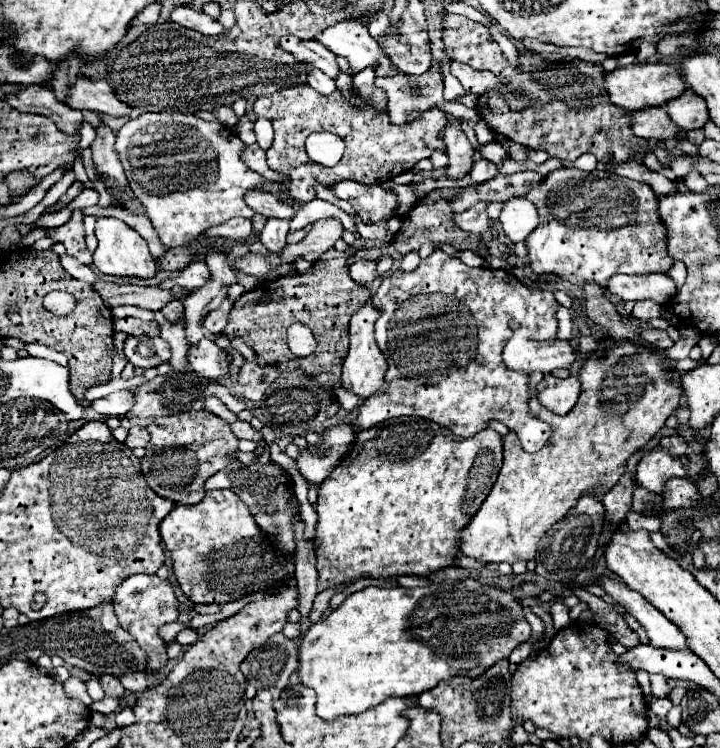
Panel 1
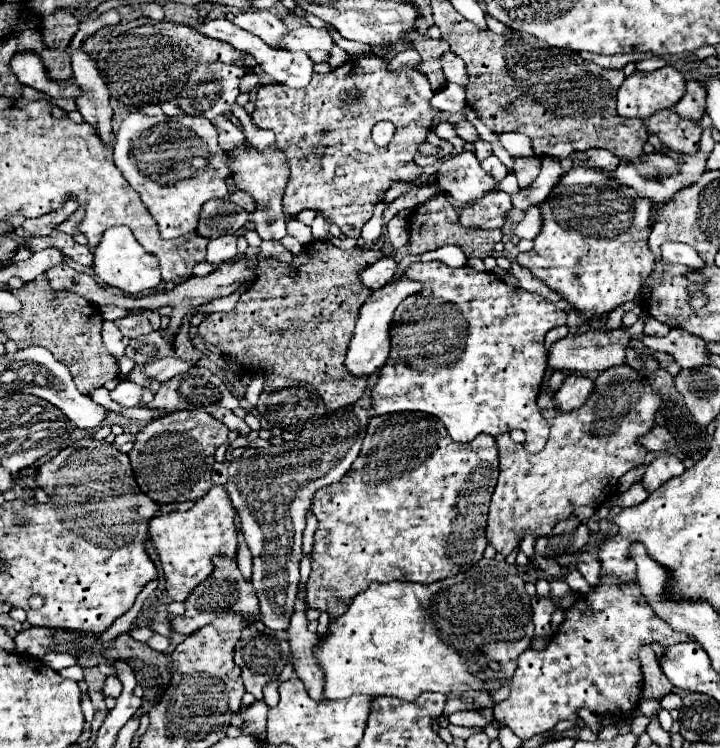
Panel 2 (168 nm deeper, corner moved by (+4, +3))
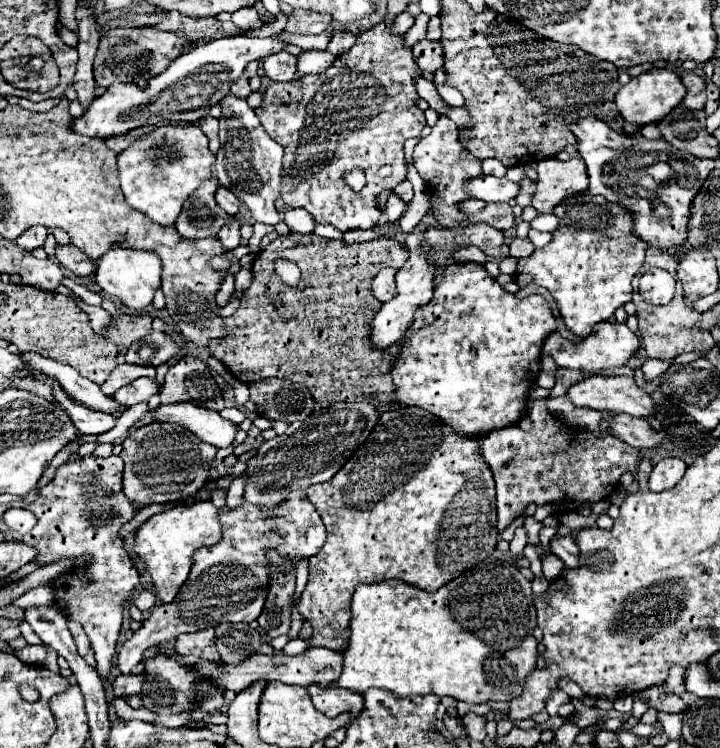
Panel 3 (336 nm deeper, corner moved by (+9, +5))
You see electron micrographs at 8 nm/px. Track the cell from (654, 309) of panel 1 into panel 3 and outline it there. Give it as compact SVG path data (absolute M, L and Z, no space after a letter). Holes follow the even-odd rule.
M608 320L598 322L594 326L594 330L580 342L566 340L557 331L547 338L545 352L554 358L554 362L560 368L574 368L574 370L582 370L582 372L600 372L600 370L624 366L628 362L628 358L632 354L636 354L636 350L640 348L640 338L626 324L616 324L616 322L608 322Z

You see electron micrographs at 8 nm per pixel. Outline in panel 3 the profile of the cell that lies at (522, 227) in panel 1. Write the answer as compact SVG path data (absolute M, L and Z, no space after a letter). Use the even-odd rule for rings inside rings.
M538 214L532 222L530 222L530 226L534 228L534 230L542 230L542 232L554 232L556 228L558 228L558 218L554 216L554 214Z

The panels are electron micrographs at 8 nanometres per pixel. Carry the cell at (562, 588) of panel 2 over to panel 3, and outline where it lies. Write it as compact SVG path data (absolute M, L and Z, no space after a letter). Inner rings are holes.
M554 554L542 556L542 570L544 570L544 578L548 582L554 582L560 576L562 568L564 568L564 562L560 562L560 558L556 558Z

